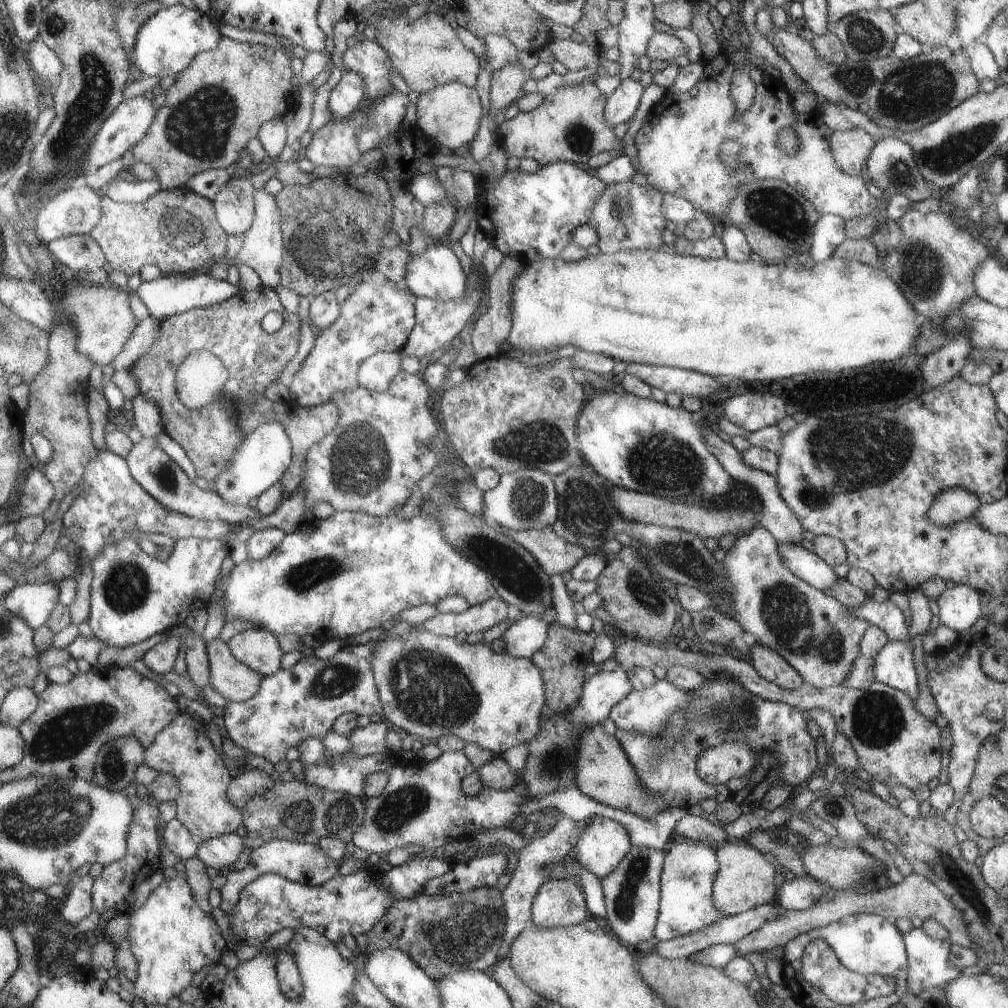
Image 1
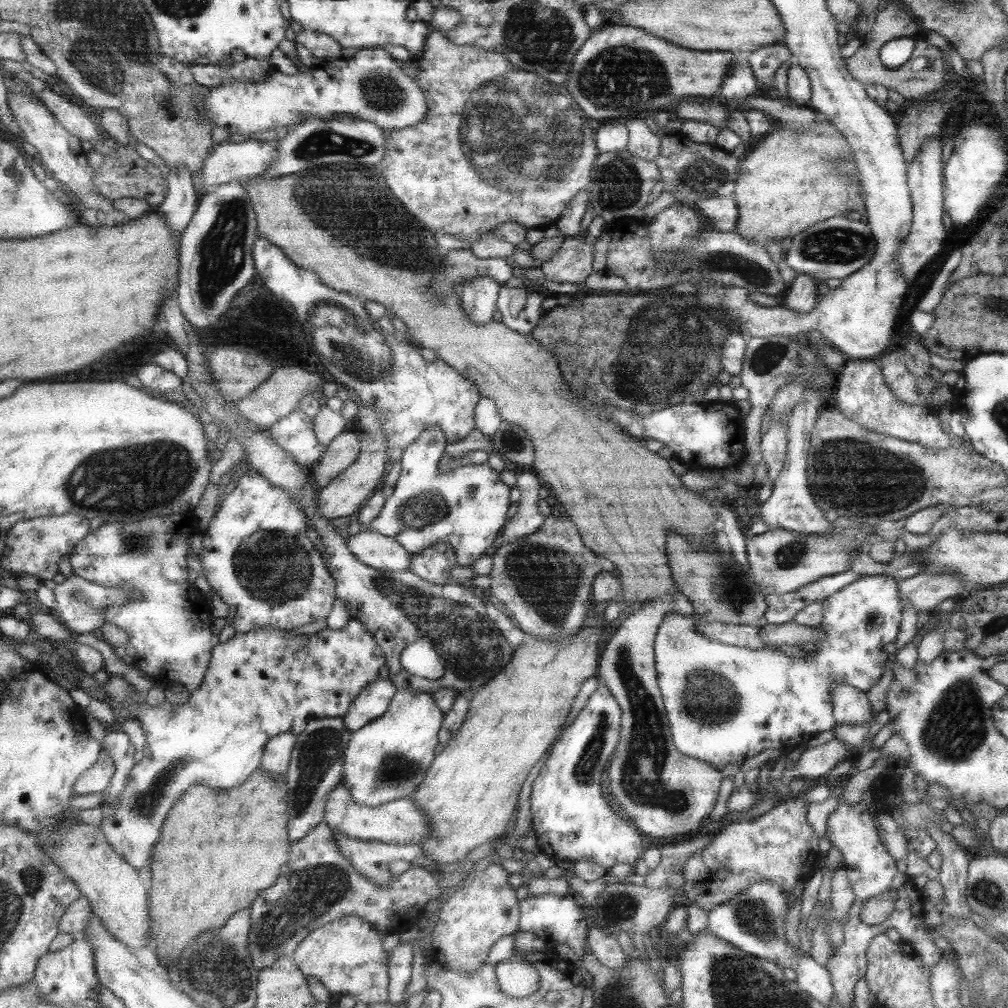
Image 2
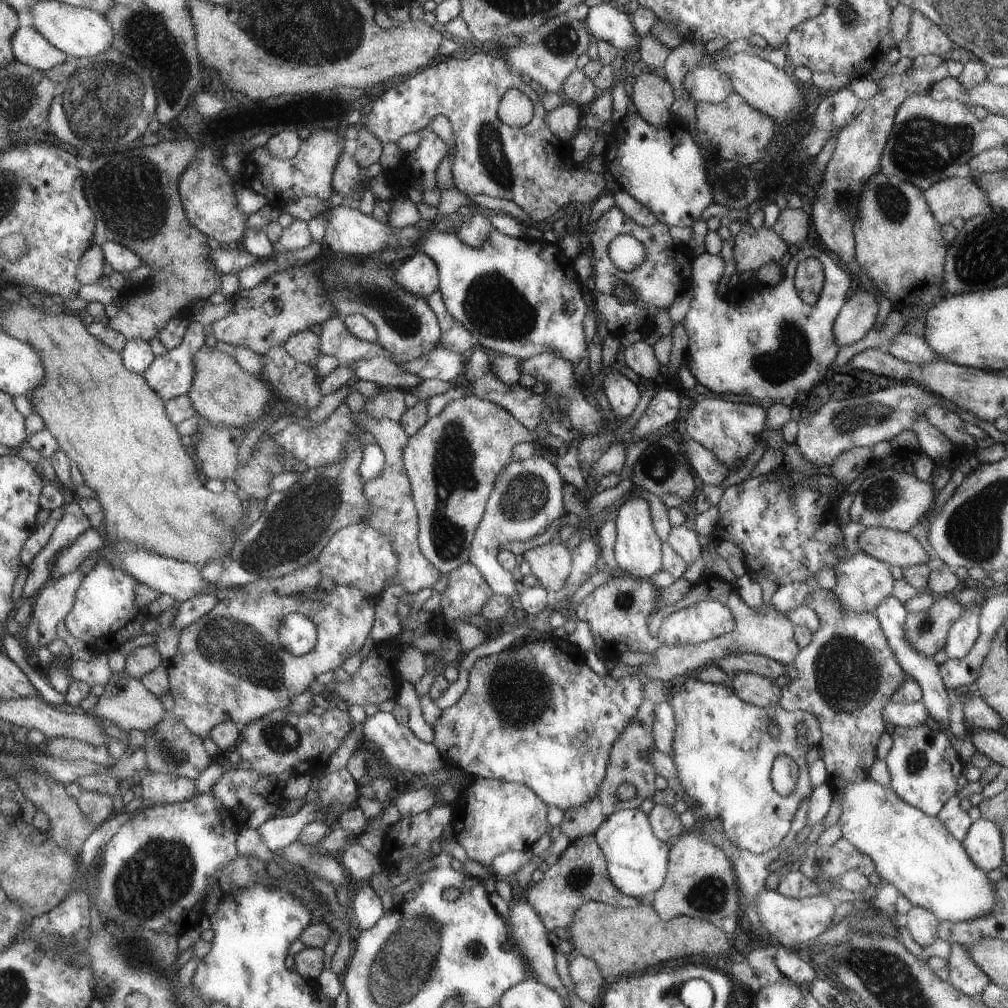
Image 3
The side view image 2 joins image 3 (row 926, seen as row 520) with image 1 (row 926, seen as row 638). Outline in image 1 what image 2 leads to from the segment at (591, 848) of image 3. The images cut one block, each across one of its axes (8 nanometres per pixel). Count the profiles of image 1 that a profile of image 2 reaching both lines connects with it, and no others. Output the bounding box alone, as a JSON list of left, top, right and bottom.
[529,878,588,929]

